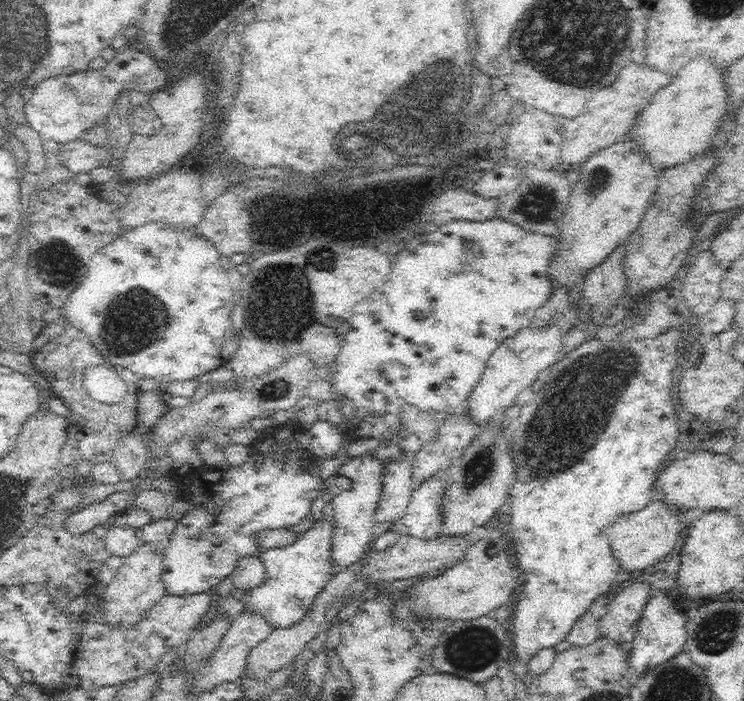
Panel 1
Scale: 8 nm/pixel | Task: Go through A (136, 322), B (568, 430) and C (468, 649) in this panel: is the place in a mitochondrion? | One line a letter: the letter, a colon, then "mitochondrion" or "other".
A: mitochondrion
B: mitochondrion
C: mitochondrion

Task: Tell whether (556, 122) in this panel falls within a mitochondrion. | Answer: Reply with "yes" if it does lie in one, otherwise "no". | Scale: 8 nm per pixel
no

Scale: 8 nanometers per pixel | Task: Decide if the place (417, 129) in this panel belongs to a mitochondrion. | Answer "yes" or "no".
yes

